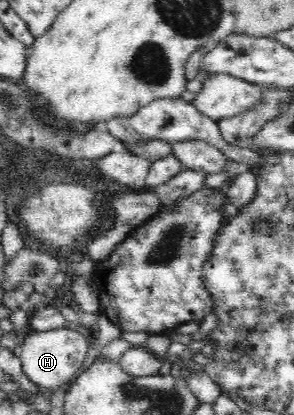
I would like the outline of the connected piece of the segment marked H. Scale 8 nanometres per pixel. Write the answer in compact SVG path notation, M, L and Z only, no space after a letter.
M65 326L43 332L32 331L20 343L22 345L22 353L20 354L22 369L30 378L33 387L43 386L54 389L74 380L81 372L81 366L83 366L83 360L87 356L91 339L88 334Z

